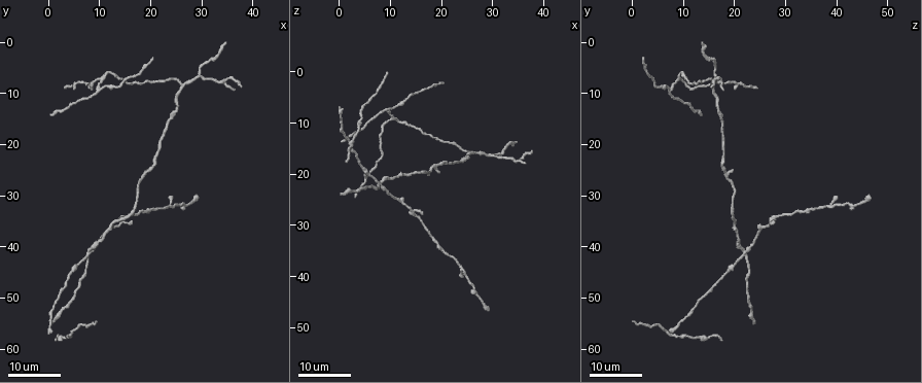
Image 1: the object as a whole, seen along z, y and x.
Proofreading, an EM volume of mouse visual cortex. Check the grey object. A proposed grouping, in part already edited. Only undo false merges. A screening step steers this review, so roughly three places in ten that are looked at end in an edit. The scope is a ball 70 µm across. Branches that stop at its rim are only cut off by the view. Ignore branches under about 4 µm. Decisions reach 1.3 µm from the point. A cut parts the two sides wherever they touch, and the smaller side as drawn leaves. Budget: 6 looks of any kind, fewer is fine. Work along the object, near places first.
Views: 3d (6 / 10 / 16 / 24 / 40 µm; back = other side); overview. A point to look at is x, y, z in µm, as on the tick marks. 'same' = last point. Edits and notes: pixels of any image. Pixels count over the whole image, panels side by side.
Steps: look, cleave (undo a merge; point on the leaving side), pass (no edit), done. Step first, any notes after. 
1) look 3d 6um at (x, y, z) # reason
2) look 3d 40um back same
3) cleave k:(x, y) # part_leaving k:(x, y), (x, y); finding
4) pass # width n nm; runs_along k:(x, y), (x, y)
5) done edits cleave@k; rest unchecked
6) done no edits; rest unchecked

look 3d 16um at (26.5, 8.5, 16.0) # three arms meet

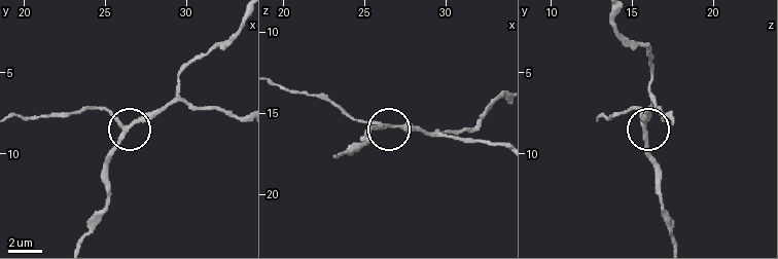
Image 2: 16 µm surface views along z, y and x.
look 3d 6um at (26.4, 8.5, 15.8)

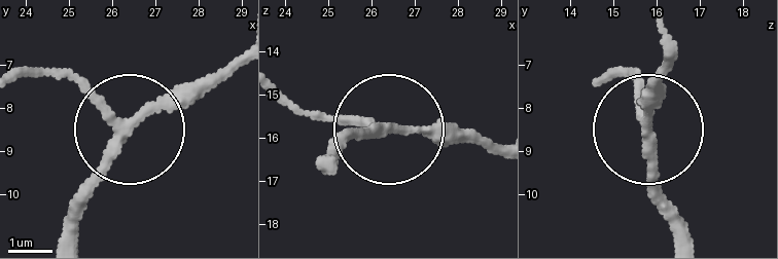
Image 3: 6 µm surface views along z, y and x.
look 3d 6um back at (26.35, 8.35, 15.75)

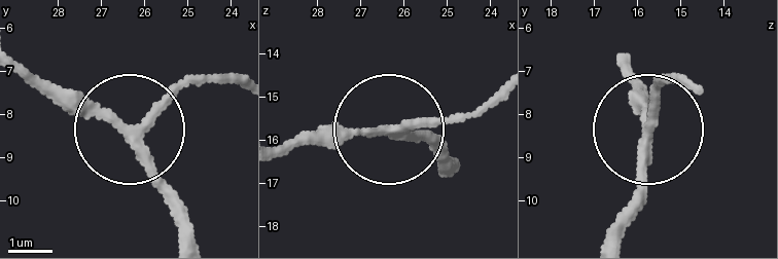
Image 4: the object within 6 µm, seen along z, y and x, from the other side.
pass # arms 3; runs_along 4:(444, 170), (421, 140), (388, 128), (303, 136); all the same neuron

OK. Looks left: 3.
look 3d 24um at (35.5, 7.0, 17.0) # three-way junction

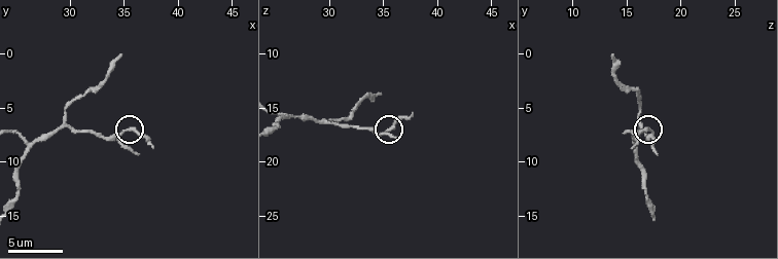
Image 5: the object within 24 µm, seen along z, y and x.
look 3d 6um at (35.0, 7.2, 17.4)

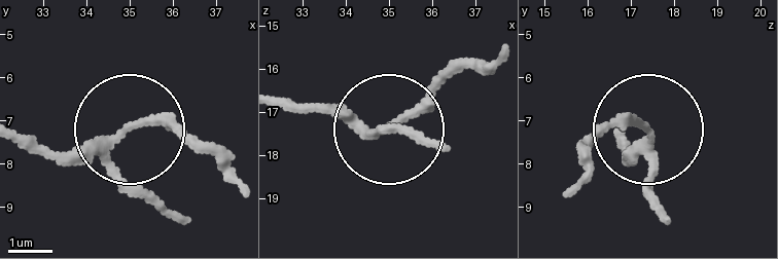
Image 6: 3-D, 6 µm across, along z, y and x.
pass # arms 3; runs_along 6:(22, 134), (66, 155), (154, 122), (206, 141); all the same neuron

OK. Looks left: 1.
done no edits; rest unchecked

